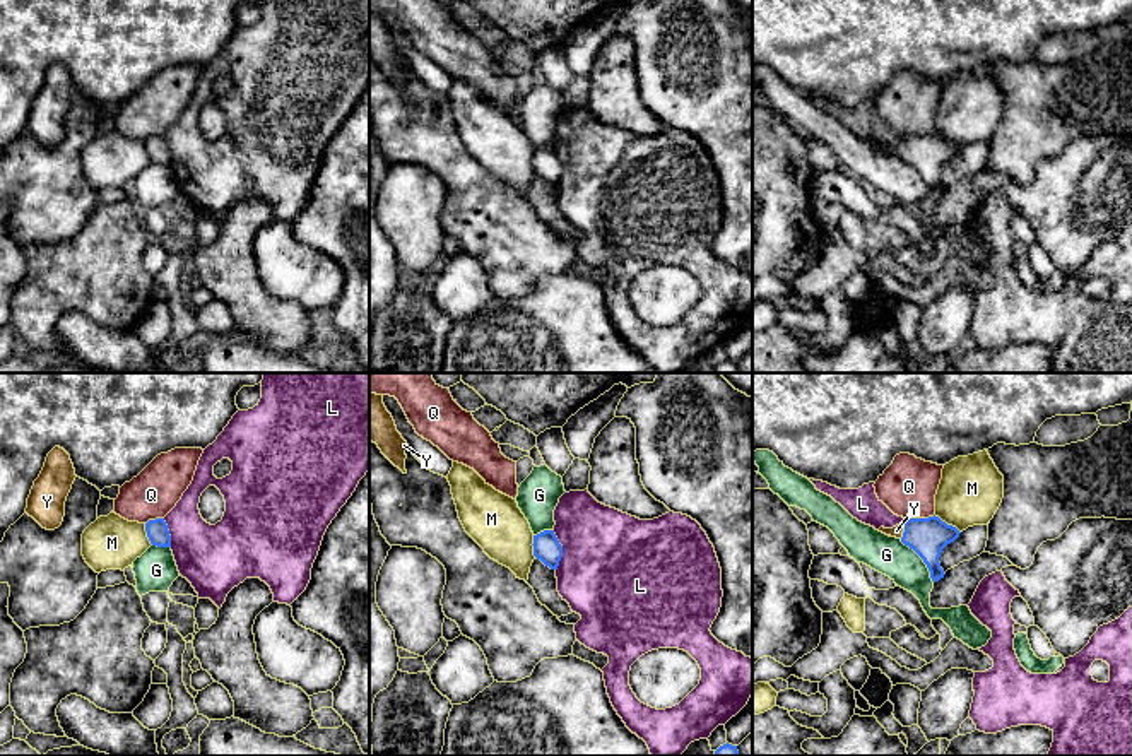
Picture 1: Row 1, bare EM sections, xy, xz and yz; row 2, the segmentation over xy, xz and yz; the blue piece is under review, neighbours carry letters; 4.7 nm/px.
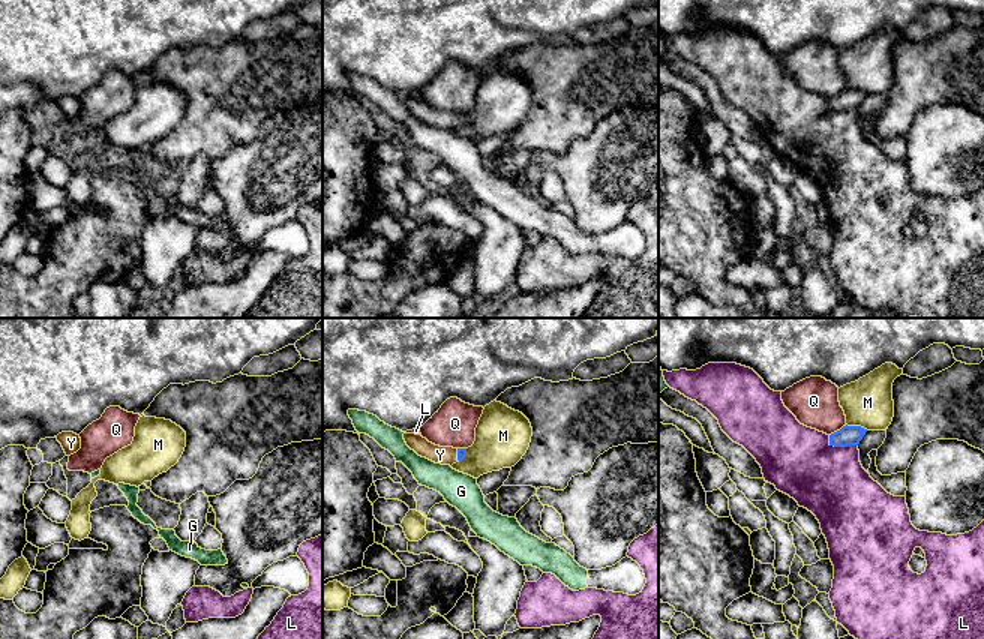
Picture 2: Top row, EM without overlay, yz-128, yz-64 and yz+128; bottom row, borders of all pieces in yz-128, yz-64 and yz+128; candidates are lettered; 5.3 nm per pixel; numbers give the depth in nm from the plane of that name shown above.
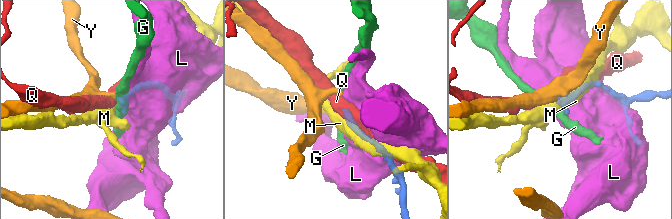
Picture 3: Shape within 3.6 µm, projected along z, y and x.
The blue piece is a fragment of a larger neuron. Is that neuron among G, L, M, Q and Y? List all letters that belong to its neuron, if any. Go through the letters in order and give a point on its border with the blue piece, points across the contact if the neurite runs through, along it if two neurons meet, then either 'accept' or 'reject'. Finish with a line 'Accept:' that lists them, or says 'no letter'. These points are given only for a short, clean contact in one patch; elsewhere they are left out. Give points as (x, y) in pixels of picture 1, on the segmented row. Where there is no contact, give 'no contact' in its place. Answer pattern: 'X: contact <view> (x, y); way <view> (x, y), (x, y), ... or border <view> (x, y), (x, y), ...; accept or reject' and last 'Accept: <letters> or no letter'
G: contact yz (922, 558); border yz (900, 539), (922, 560), (932, 582); reject
L: contact xz (561, 551); reject
M: contact yz (946, 524); reject
Q: contact yz (920, 519); reject
Y: contact yz (903, 532); way yz (927, 537), (903, 532), (896, 531); accept
Accept: Y

